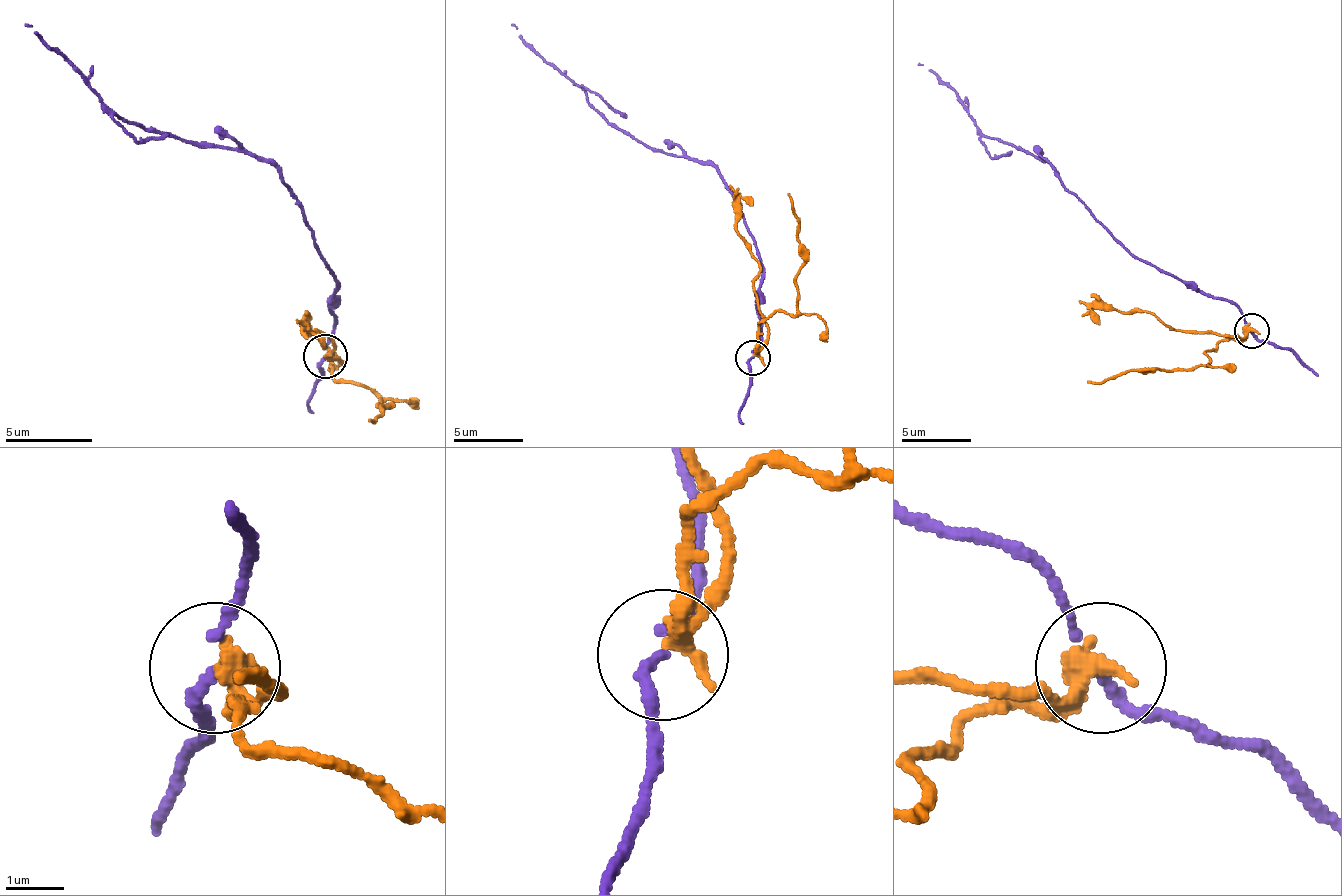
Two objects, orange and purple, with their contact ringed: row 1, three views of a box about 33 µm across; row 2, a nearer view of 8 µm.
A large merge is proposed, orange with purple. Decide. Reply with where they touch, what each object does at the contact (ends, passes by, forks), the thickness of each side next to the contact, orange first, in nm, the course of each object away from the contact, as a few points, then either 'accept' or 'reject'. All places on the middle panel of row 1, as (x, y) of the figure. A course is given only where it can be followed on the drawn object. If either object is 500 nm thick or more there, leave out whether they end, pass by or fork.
(752, 357) | orange ends | purple passes by | 400/140 nm | orange via (753, 356), (757, 328), (778, 311), (795, 311), (802, 244), (788, 192) | purple via (753, 356), (750, 353), (760, 339), (760, 255), (718, 171), (694, 161), (663, 154), (610, 122), (512, 24) | reject

